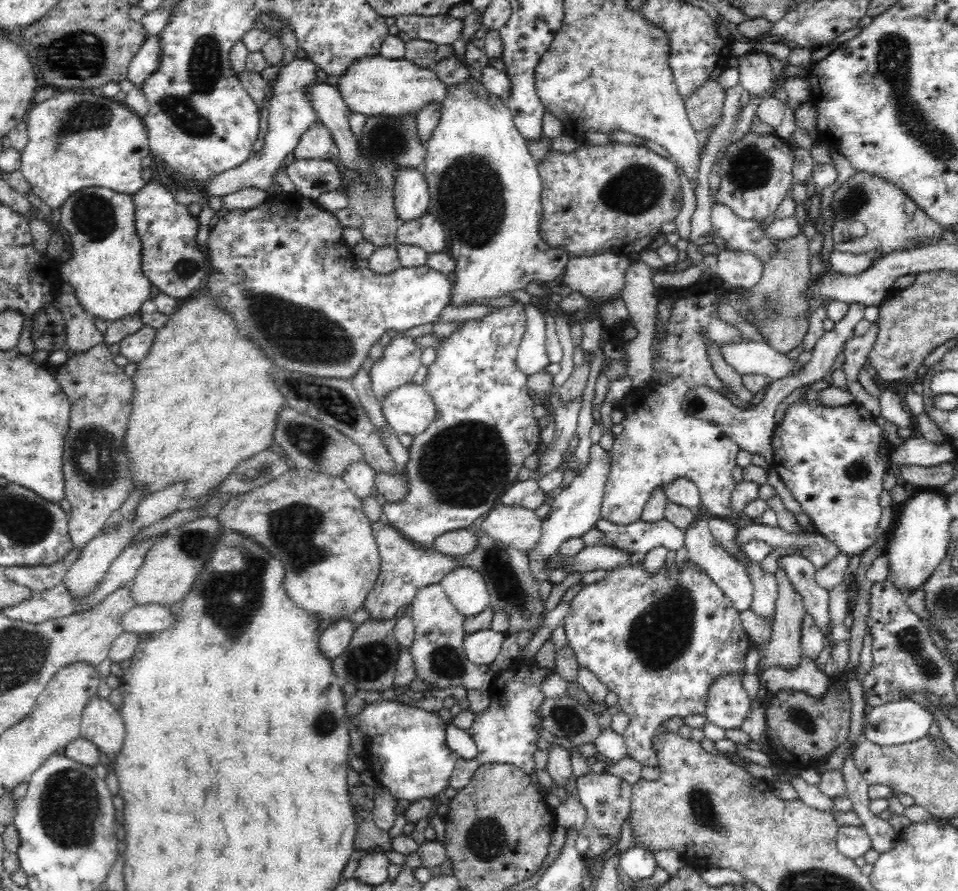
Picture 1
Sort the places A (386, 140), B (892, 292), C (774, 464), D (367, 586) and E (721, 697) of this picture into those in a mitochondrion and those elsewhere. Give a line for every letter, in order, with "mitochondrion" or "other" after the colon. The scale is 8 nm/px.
A: mitochondrion
B: other
C: other
D: other
E: other

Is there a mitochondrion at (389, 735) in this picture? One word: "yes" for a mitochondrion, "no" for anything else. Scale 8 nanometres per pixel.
no

